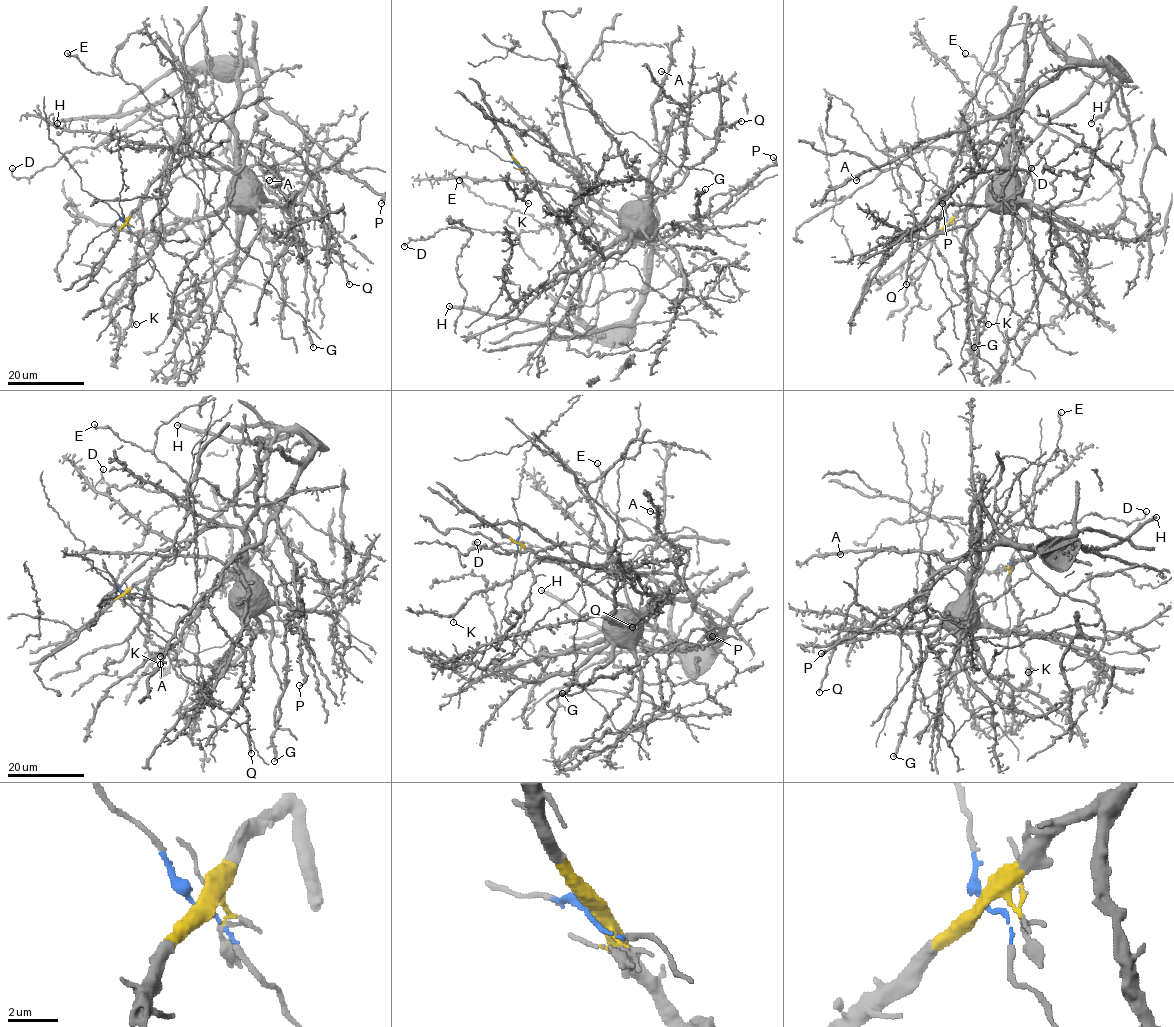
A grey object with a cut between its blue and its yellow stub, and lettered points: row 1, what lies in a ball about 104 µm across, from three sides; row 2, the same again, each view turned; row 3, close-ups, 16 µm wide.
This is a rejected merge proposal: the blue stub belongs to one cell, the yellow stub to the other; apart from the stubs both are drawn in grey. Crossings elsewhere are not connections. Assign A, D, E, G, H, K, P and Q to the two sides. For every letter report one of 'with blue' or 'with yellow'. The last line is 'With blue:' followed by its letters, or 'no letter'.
A: with yellow
D: with yellow
E: with yellow
G: with yellow
H: with yellow
K: with yellow
P: with yellow
Q: with yellow
With blue: no letter

